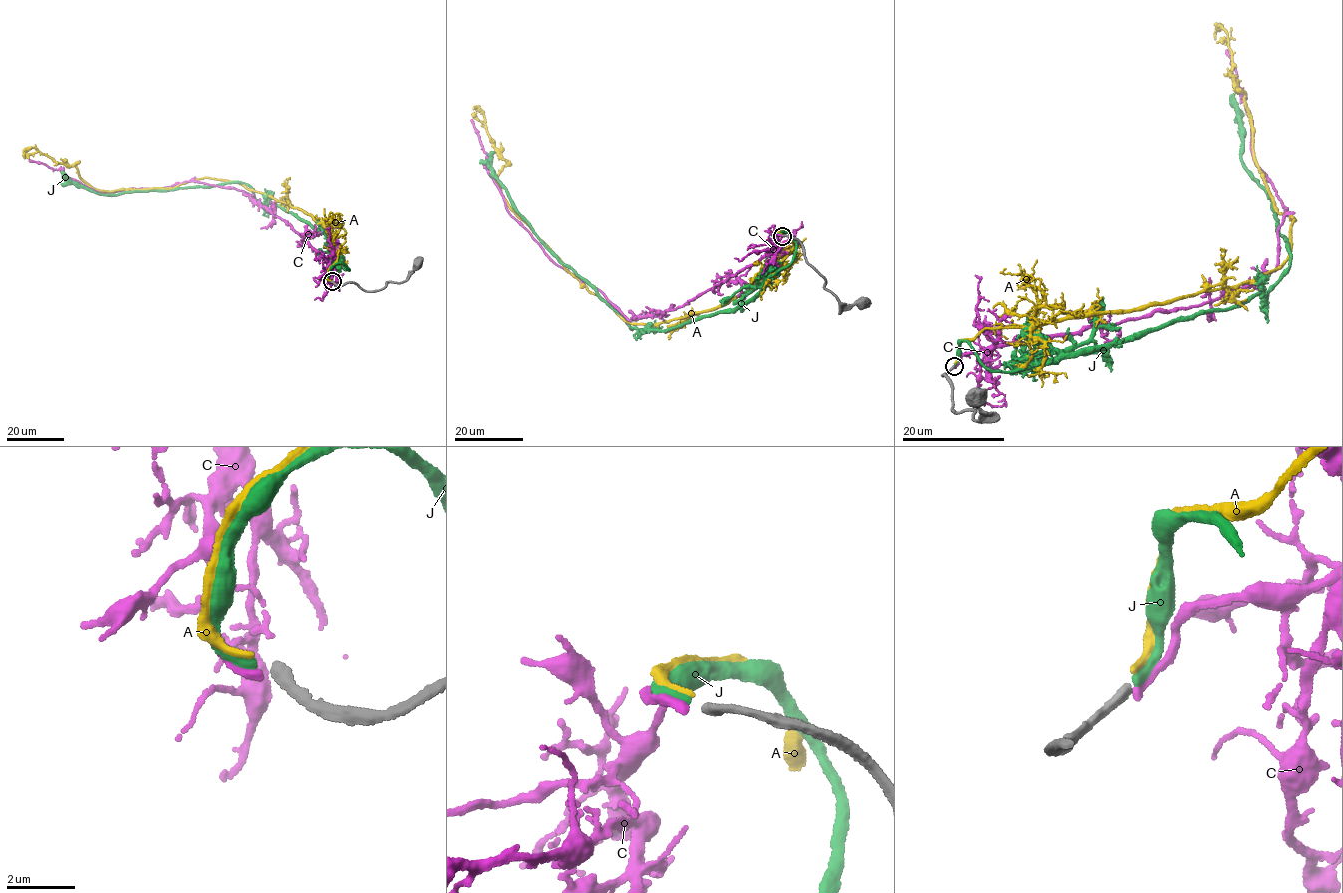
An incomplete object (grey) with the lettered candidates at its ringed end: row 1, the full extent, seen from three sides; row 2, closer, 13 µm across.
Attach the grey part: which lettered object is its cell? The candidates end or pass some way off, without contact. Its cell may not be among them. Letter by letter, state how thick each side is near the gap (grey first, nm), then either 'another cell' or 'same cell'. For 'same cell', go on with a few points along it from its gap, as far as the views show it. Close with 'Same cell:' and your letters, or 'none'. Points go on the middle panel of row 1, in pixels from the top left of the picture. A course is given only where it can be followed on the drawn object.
A: 340 nm thick on the grey side, 200 nm on the other; another cell
C: 340 nm thick on the grey side, 280 nm on the other; another cell
J: 340 nm thick on the grey side, 280 nm on the other; another cell
Same cell: none

